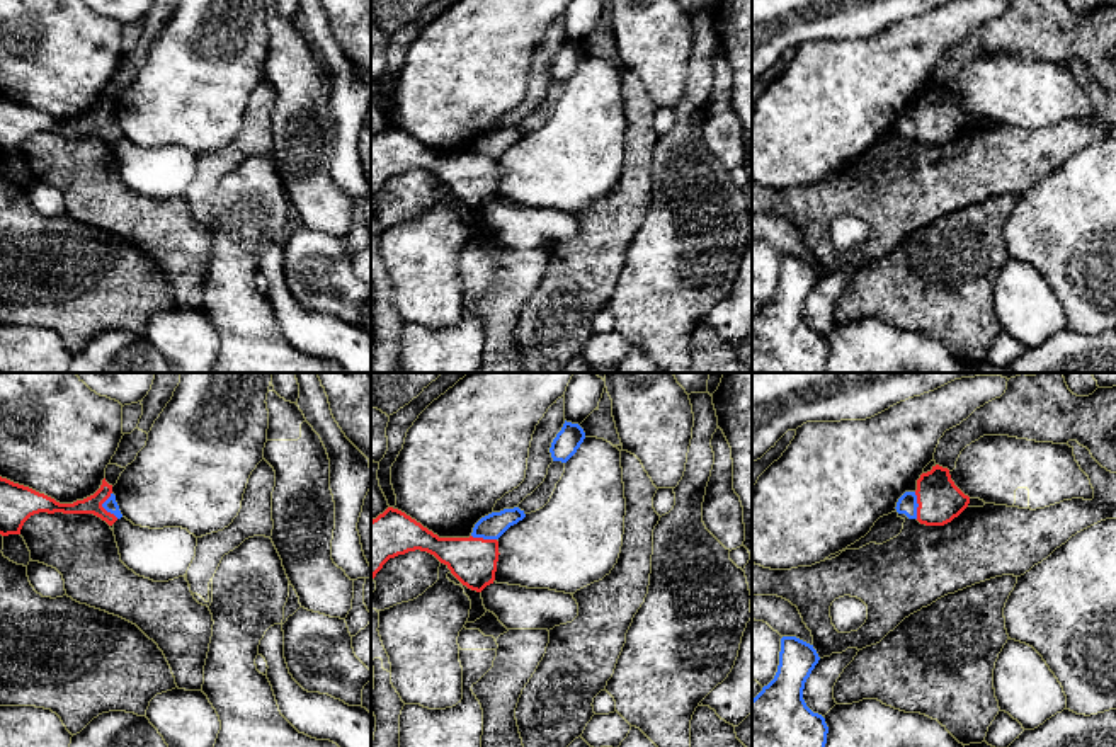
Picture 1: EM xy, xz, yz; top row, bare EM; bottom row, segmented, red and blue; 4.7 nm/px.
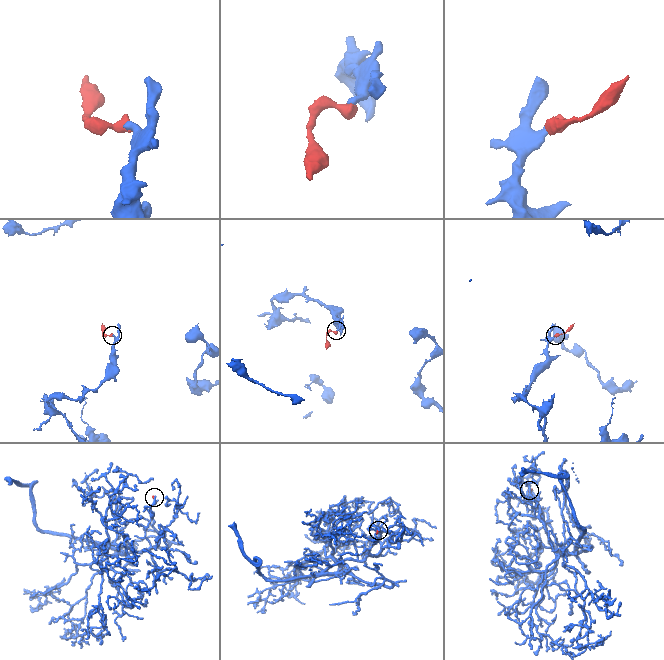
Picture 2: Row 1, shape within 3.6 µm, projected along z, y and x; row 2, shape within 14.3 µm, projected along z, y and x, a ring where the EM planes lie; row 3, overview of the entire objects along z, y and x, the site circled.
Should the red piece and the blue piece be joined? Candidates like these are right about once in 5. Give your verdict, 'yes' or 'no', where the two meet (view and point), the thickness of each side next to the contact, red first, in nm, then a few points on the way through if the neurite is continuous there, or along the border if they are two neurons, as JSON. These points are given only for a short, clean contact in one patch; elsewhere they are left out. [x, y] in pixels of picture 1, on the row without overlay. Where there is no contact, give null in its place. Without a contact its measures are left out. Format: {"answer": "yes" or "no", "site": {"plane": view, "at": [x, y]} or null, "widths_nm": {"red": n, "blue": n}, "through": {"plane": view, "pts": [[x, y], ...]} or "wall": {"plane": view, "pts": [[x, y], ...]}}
{"answer": "yes", "site": {"plane": "xy", "at": [102, 126]}, "widths_nm": {"red": 90, "blue": 70}, "through": {"plane": "xy", "pts": [[92, 123], [102, 126], [111, 125]]}}

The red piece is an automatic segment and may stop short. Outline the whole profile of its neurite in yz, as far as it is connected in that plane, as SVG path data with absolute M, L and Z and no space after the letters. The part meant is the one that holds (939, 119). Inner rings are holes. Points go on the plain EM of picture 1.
M939 83L922 92L915 111L905 111L897 121L897 131L925 145L944 145L958 136L970 123L951 99L949 88Z

